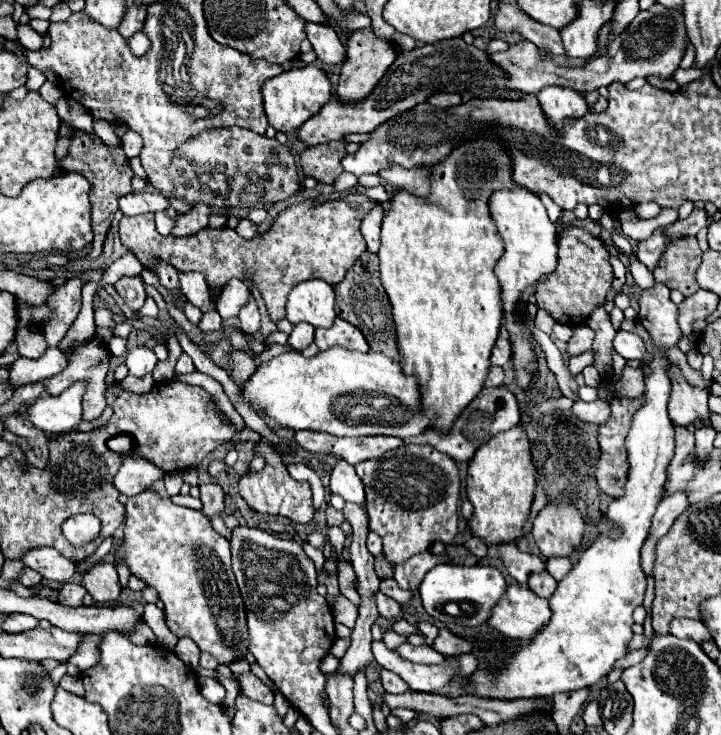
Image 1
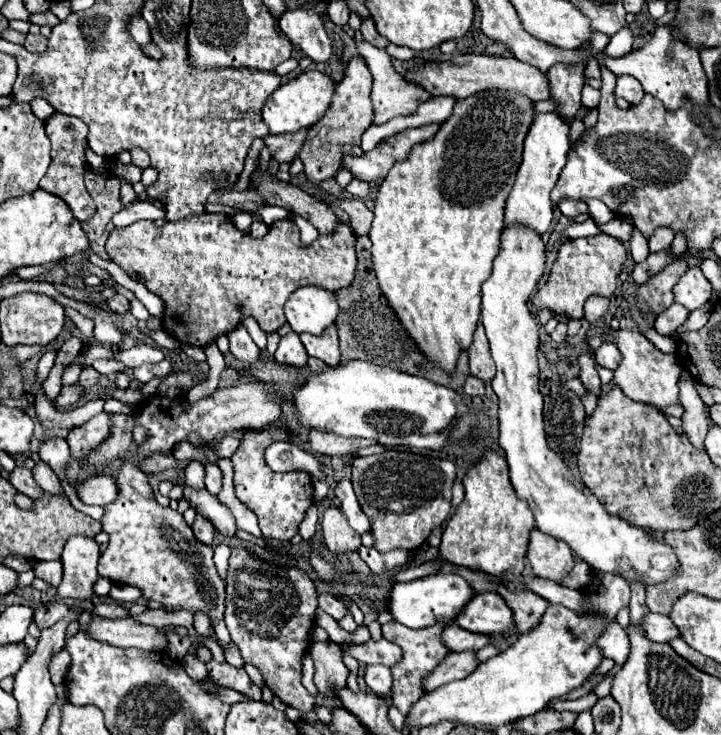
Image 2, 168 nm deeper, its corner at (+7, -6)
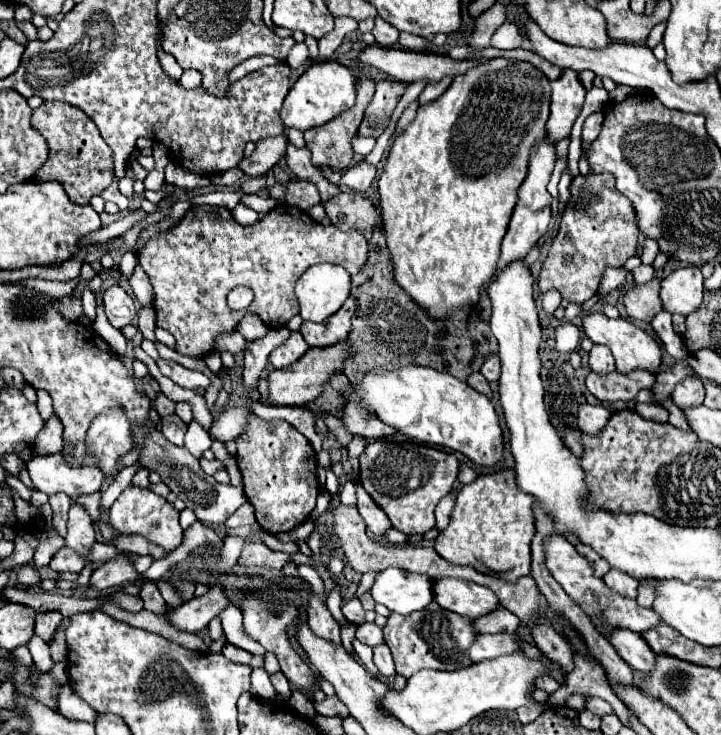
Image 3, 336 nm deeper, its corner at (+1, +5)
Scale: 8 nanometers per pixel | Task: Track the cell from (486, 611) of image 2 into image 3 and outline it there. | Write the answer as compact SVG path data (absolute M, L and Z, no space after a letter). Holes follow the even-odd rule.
M439 577L435 579L433 593L435 593L435 601L443 609L455 611L471 619L487 615L499 605L491 589L477 585L475 581L467 581L467 579Z

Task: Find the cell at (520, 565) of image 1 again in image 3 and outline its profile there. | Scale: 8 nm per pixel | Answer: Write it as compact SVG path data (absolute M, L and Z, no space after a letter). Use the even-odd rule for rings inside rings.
M613 629L605 637L607 641L611 641L619 657L633 669L641 673L651 673L651 669L655 669L655 655L651 653L649 645L641 639L639 633L627 629Z

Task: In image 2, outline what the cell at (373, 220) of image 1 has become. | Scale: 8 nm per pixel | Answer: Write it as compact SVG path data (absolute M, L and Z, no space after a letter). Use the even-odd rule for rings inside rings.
M349 198L349 200L341 200L339 206L349 214L349 220L353 224L353 232L357 238L367 236L369 228L371 228L371 220L373 220L373 212L365 206L363 200L359 198Z

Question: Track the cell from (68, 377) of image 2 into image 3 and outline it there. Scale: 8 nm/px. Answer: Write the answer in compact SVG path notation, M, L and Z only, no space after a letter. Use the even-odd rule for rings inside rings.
M85 287L81 293L81 305L83 305L83 315L89 321L93 321L95 319L95 293L89 287Z

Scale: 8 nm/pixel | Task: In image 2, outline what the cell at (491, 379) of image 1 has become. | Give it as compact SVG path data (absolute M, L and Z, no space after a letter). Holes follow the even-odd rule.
M469 376L469 378L465 380L463 390L465 390L465 394L469 394L469 396L483 396L483 394L485 394L485 382L479 380L479 378L475 378L475 376Z

